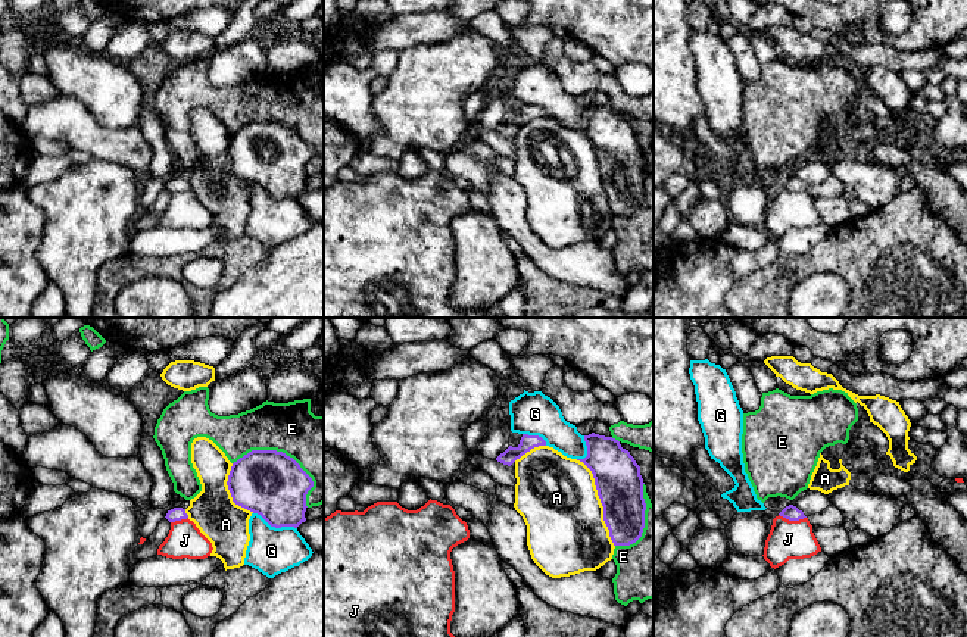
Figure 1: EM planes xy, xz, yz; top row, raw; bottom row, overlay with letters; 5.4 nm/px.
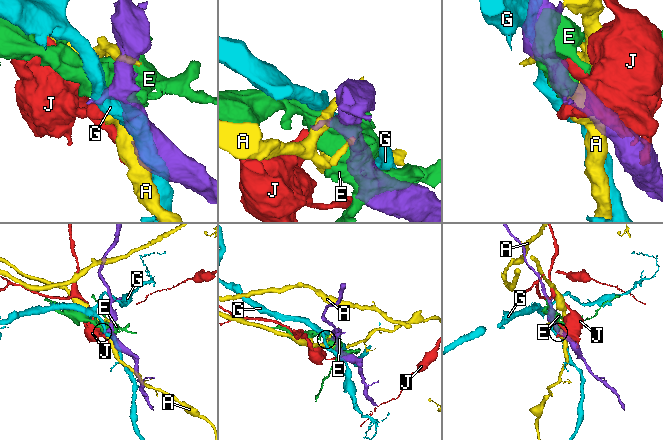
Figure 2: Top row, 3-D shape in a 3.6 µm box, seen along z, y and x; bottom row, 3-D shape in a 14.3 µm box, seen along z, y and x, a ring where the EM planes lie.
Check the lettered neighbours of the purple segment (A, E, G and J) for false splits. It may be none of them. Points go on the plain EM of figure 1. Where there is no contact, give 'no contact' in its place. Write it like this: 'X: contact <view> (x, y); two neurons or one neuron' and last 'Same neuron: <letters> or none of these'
A: contact xz (601, 172); two neurons
E: contact xy (286, 125); two neurons
G: contact xy (275, 197); two neurons
J: contact yz (792, 190); two neurons
Same neuron: none of these

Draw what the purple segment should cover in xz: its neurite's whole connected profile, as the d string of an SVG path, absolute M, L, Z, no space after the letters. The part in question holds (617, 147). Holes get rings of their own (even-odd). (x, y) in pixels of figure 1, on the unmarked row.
M599 104L584 106L587 127L577 129L593 144L603 177L603 191L614 216L636 213L645 199L646 174L640 137L620 112Z

